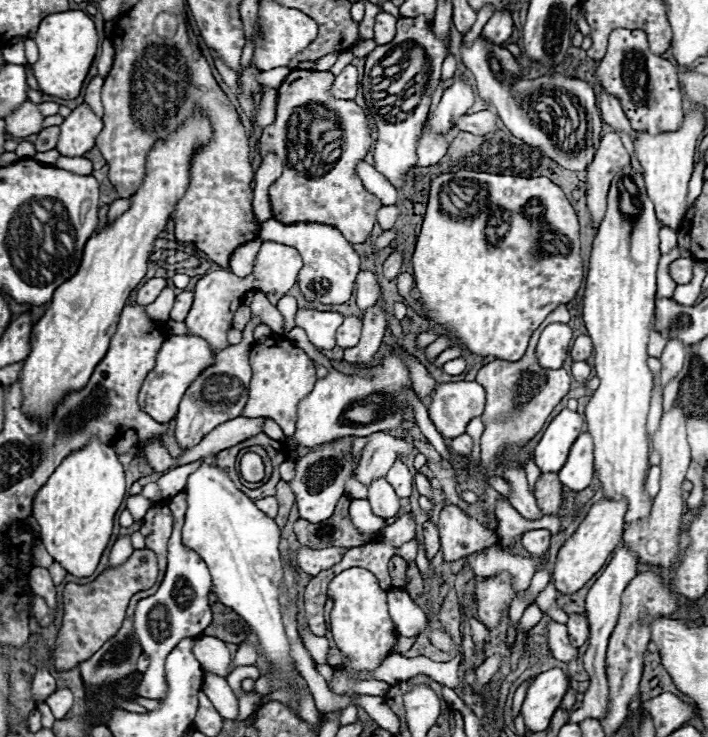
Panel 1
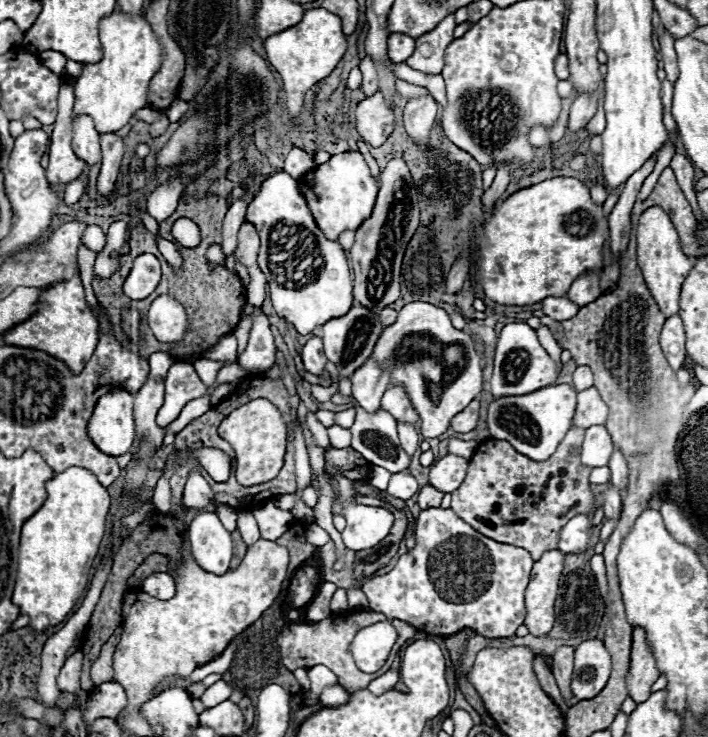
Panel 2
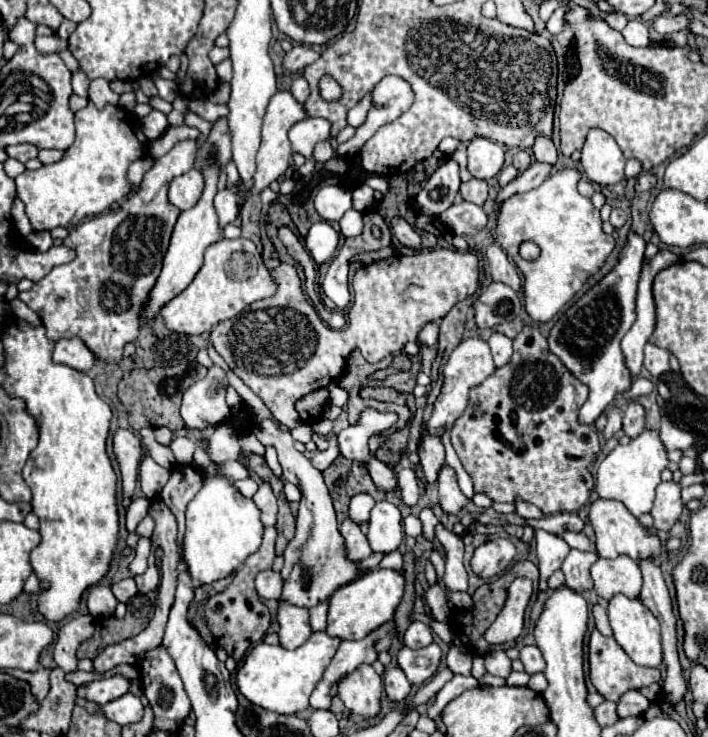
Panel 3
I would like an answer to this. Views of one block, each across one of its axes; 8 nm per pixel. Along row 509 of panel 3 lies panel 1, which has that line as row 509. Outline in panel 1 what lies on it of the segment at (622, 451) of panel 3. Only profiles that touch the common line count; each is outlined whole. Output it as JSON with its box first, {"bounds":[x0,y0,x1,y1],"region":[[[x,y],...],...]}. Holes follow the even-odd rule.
{"bounds":[582,166,662,524],"region":[[[624,166],[610,184],[606,216],[594,238],[582,318],[588,336],[594,342],[594,368],[600,378],[600,388],[586,404],[586,424],[594,442],[594,470],[604,498],[624,498],[628,502],[624,516],[626,524],[646,520],[652,508],[652,498],[646,492],[646,418],[654,378],[646,366],[646,344],[656,296],[660,228],[662,224],[656,220],[654,204],[646,194],[642,174],[638,174],[634,166]]]}

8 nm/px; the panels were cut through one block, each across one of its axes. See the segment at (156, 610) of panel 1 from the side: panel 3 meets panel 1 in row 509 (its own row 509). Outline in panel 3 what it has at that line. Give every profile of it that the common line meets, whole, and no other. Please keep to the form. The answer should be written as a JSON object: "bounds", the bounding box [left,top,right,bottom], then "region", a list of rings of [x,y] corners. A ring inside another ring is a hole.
{"bounds":[160,464,202,544],"region":[[[176,464],[172,468],[172,476],[168,480],[168,484],[164,486],[164,490],[160,492],[162,502],[170,508],[170,512],[174,512],[176,522],[178,522],[178,544],[182,544],[182,536],[184,536],[184,512],[188,502],[196,496],[196,492],[202,488],[202,472],[194,466],[180,466]]]}

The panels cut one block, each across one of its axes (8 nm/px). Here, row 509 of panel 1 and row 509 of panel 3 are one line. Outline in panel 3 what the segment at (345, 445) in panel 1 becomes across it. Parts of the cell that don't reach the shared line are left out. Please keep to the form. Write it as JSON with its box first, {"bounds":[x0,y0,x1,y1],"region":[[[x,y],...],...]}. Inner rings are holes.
{"bounds":[254,420,360,608],"region":[[[262,420],[256,424],[254,434],[264,446],[268,446],[268,444],[276,446],[284,480],[298,486],[298,490],[302,494],[298,516],[296,516],[296,536],[290,540],[290,544],[284,550],[284,568],[280,572],[282,580],[284,580],[282,600],[288,600],[294,606],[314,608],[320,602],[328,600],[336,588],[358,578],[360,564],[348,558],[346,542],[338,530],[336,512],[334,512],[334,506],[330,500],[330,492],[322,480],[322,472],[312,466],[312,462],[306,454],[300,454],[298,450],[294,450],[294,440],[292,440],[290,432],[282,432],[270,420]]]}

